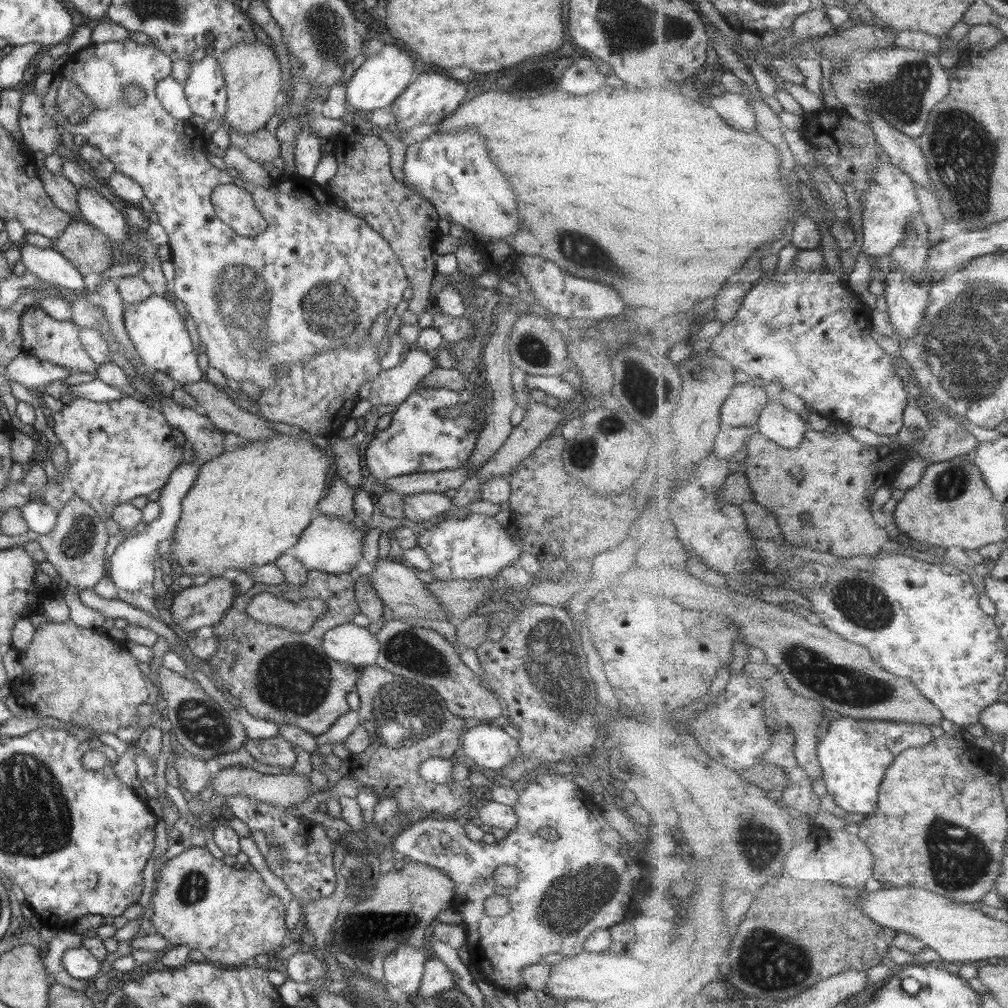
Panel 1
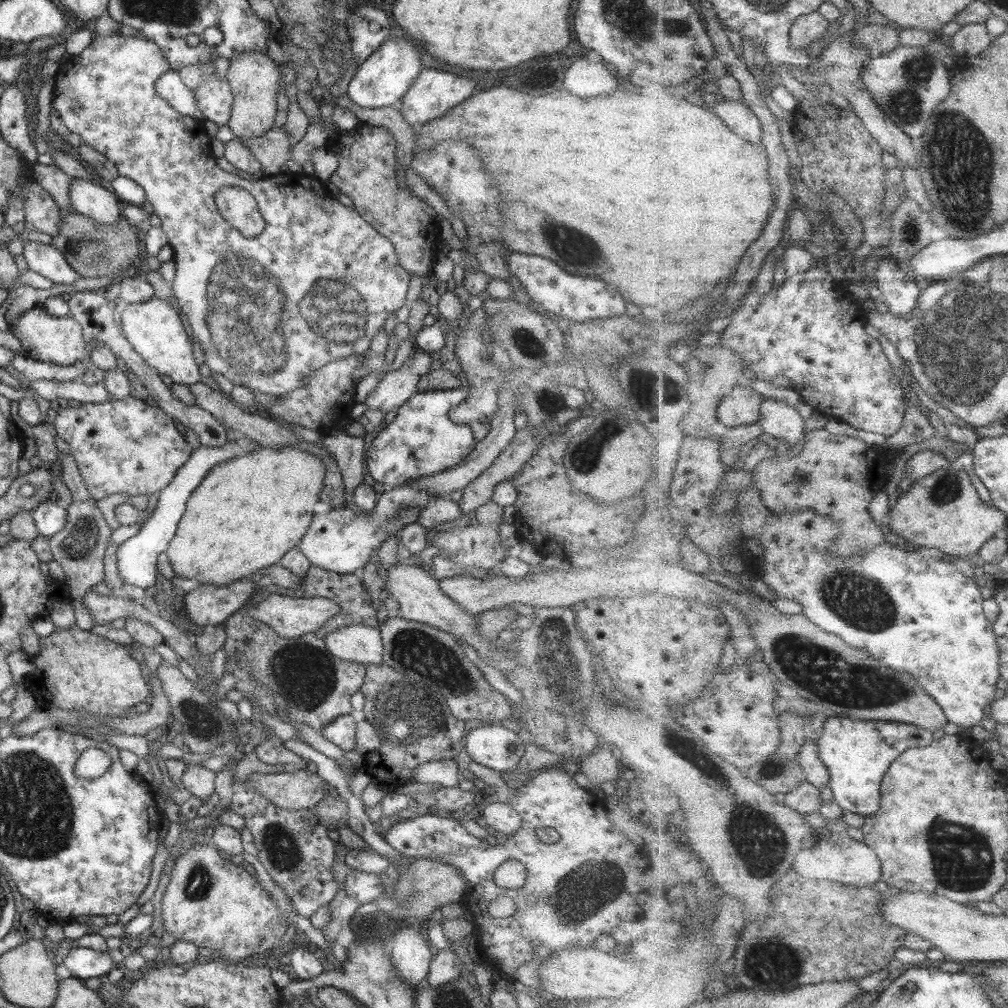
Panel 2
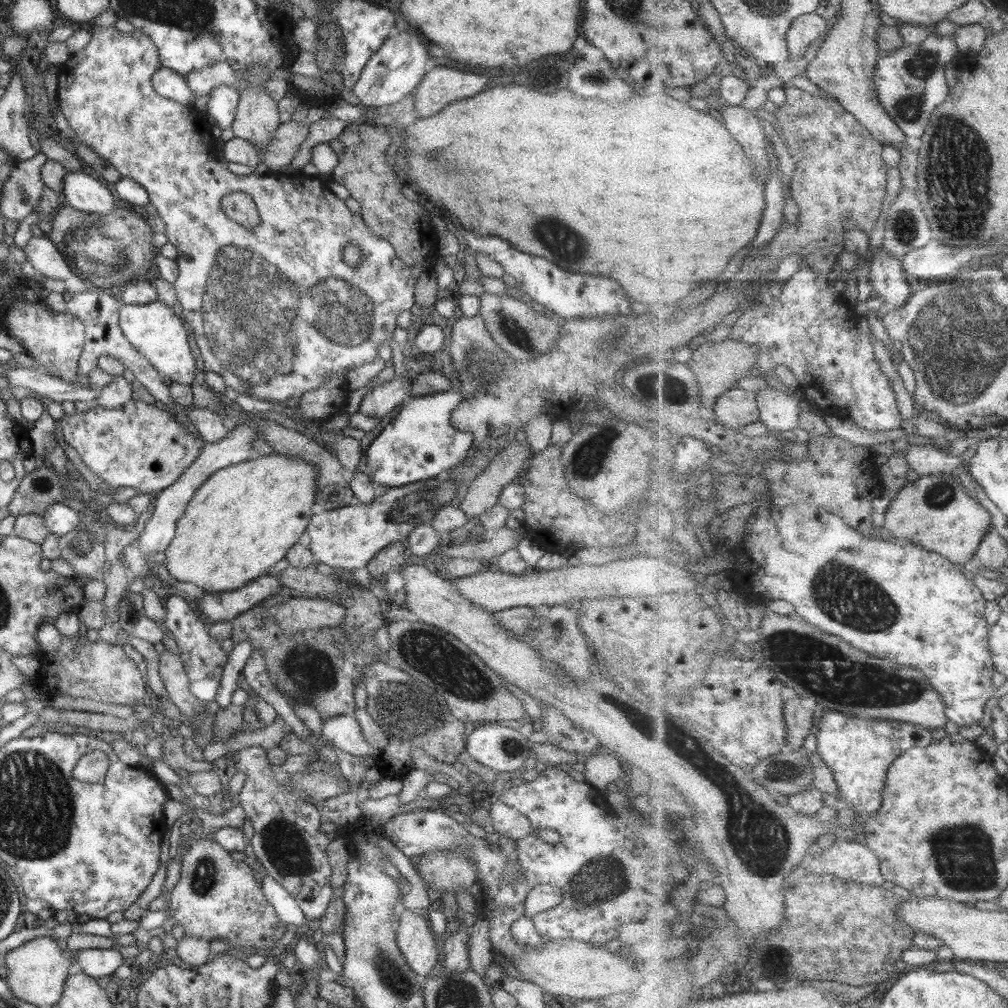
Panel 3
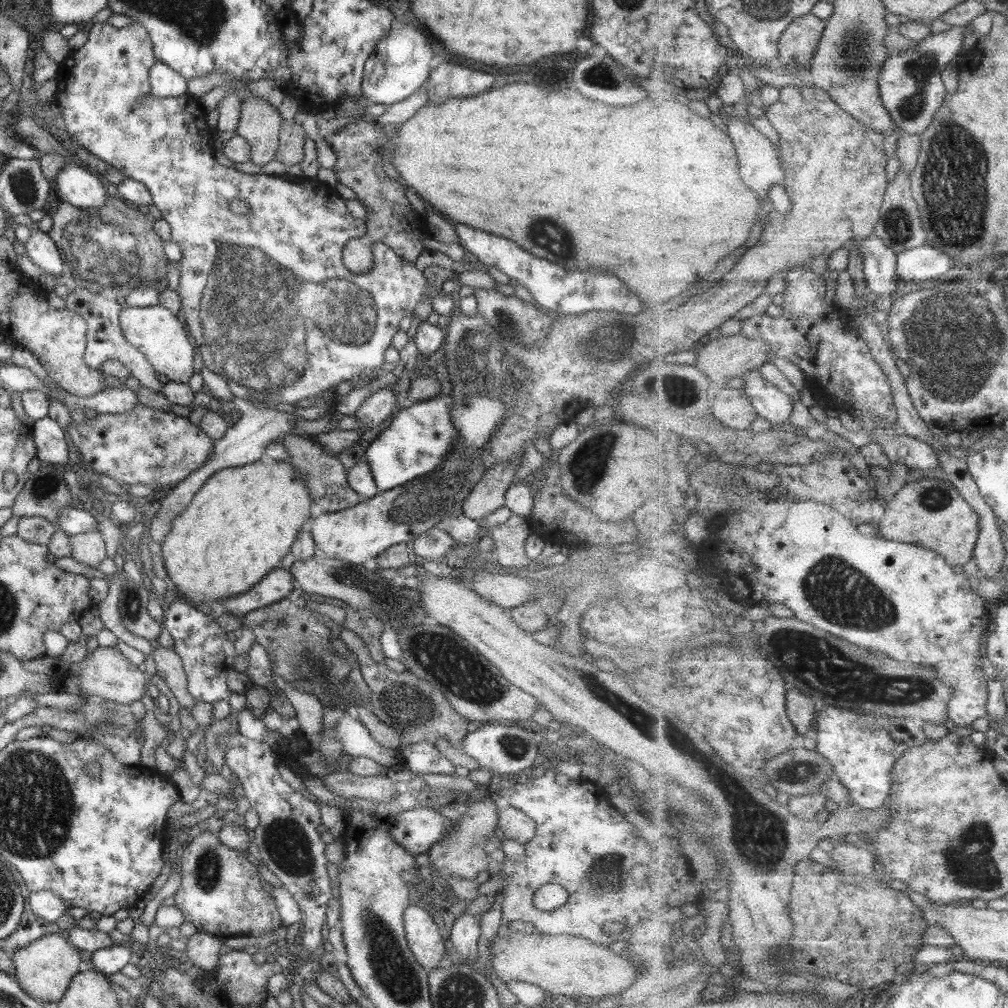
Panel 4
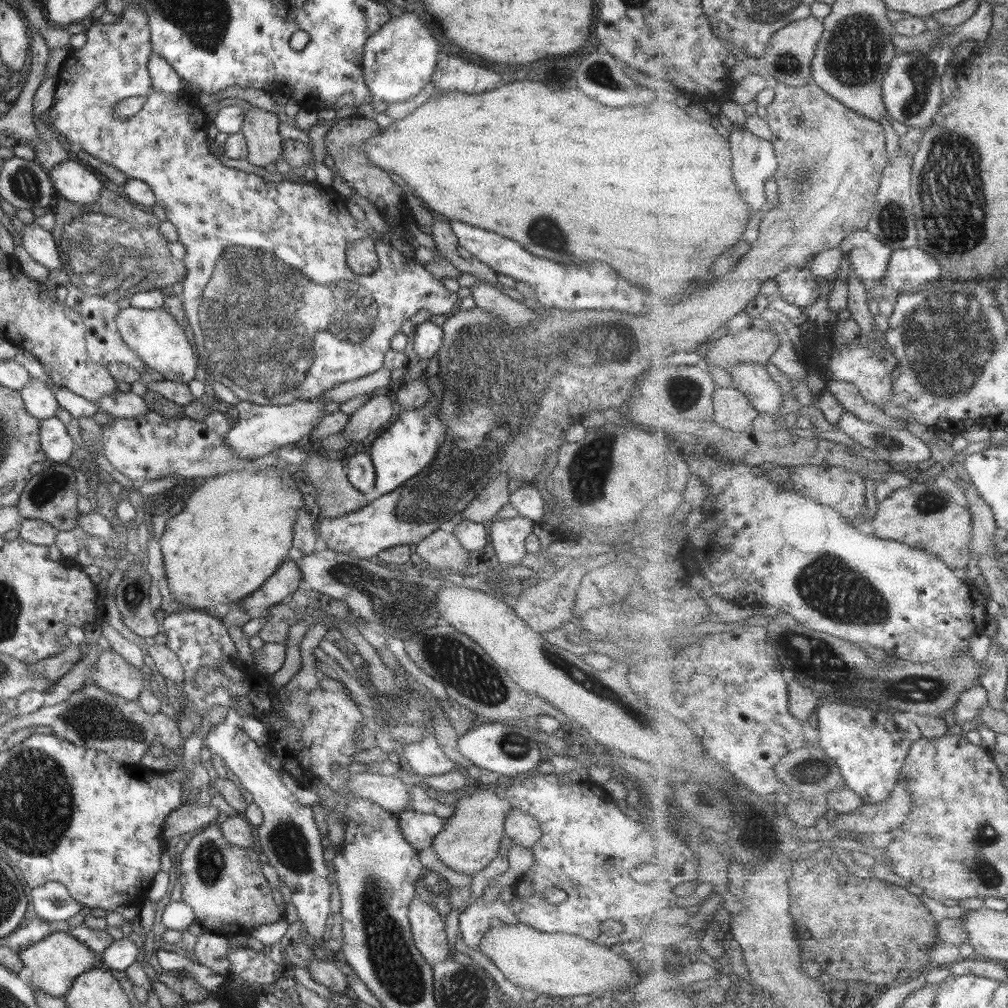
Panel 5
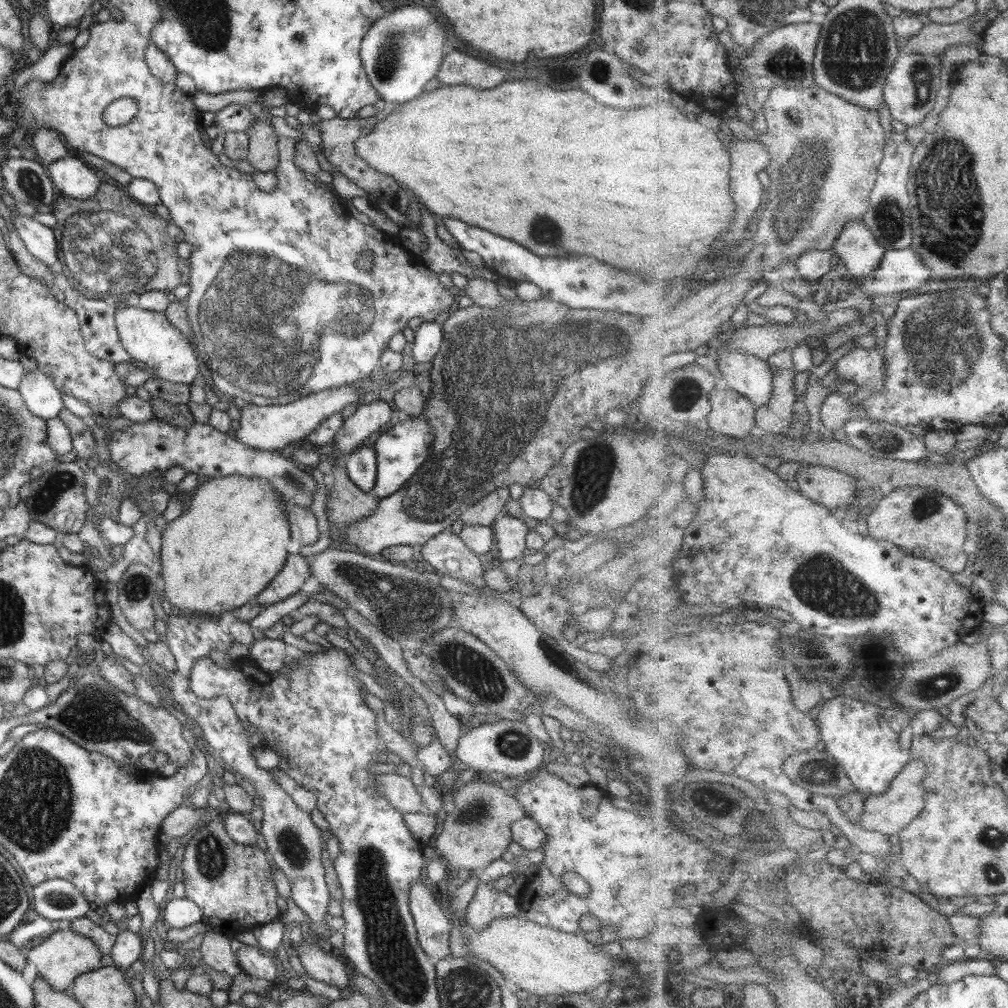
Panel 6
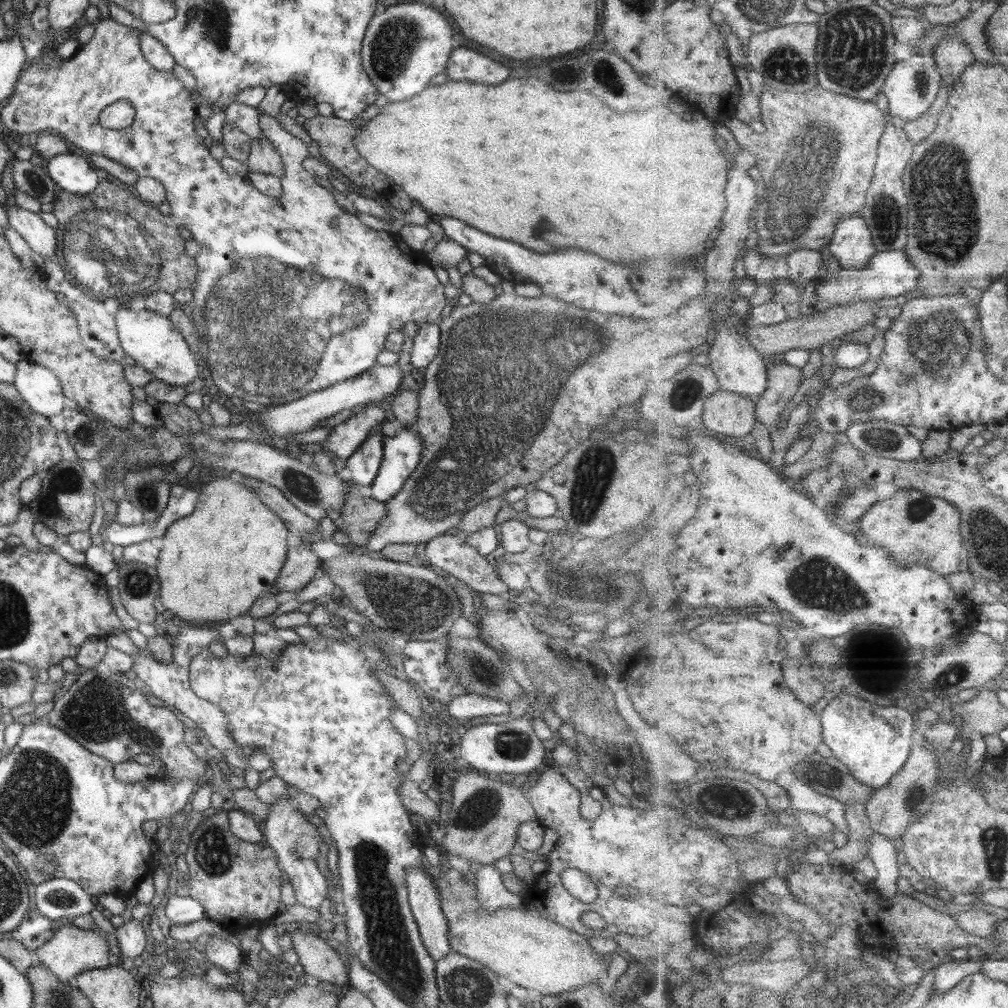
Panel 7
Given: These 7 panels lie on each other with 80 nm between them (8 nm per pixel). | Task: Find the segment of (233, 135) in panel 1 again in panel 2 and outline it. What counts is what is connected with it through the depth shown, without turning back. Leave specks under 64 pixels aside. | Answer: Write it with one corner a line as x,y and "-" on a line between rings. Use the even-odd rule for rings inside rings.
283,127
271,128
265,135
251,139
237,139
251,156
260,163
263,176
275,176
280,168
290,158
289,136
283,132

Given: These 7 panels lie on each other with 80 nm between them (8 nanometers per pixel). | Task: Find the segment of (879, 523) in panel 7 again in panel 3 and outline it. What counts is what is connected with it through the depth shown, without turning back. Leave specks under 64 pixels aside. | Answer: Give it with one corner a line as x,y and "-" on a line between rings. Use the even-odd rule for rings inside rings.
941,472
936,475
920,475
916,481
907,482
902,490
894,495
892,503
886,512
884,528
887,529
896,540
921,545
927,550
942,554
953,564
962,566
976,555
980,542
987,534
993,522
991,514
975,500
965,485
953,475
953,473

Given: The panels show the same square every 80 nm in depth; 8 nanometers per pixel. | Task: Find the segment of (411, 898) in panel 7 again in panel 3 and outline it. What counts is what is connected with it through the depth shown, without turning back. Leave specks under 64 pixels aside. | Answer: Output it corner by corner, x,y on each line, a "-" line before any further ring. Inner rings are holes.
405,910
396,928
396,943
415,974
429,976
437,964
435,936
424,912

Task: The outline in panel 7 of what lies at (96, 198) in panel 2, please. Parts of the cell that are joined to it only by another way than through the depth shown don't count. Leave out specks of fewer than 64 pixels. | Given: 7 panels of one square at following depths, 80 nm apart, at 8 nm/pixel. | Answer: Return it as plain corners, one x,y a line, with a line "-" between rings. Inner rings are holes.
71,152
49,158
43,168
56,187
69,194
87,195
95,190
99,180
89,164

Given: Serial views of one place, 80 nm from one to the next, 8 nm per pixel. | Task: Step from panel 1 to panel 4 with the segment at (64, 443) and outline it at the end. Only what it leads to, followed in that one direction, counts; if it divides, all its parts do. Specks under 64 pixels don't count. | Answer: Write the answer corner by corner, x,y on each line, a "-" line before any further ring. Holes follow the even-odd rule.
141,404
135,405
129,412
123,414
97,413
96,417
85,419
85,423
77,424
72,421
65,426
65,430
73,446
82,456
81,460
90,466
93,472
105,474
120,485
153,485
154,488
165,484
172,486
206,462
214,445
214,440
203,433
198,425
193,425
188,418
172,412
153,410

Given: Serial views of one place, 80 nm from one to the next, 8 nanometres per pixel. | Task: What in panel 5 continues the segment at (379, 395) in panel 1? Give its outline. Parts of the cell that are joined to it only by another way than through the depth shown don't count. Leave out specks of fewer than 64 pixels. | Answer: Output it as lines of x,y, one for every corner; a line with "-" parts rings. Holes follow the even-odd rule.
375,396
348,416
345,428
340,432
343,438
351,442
363,440
391,418
391,402
387,396

